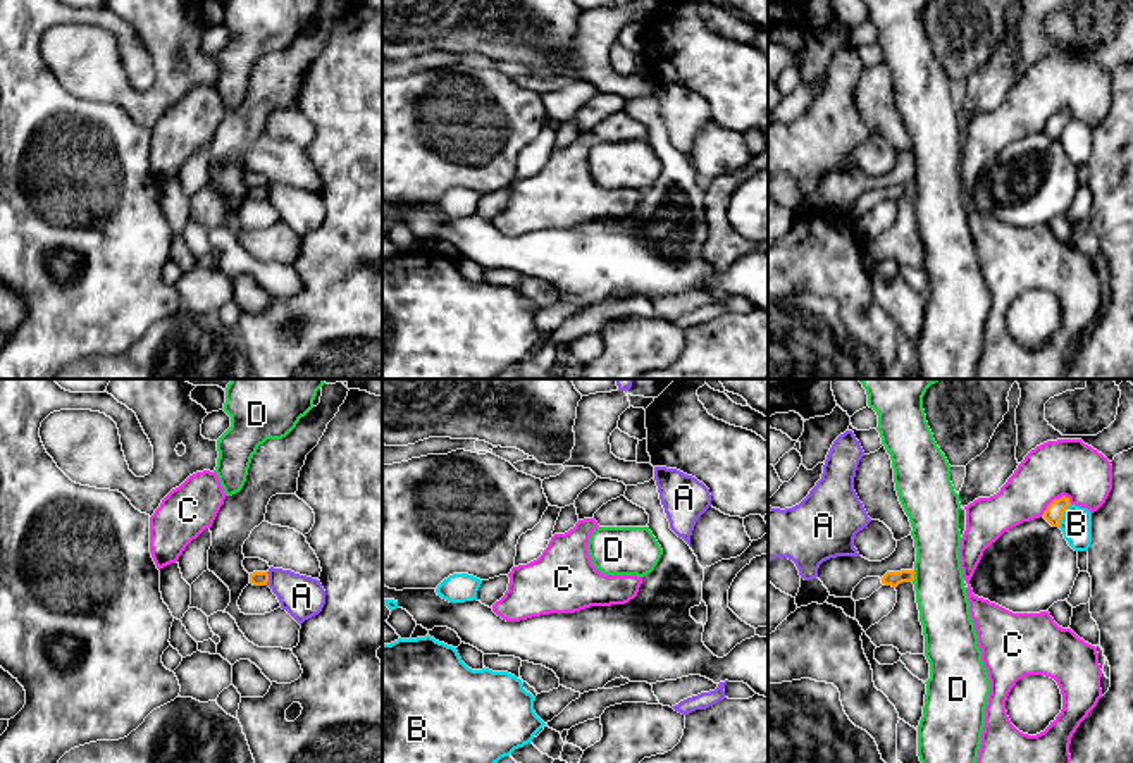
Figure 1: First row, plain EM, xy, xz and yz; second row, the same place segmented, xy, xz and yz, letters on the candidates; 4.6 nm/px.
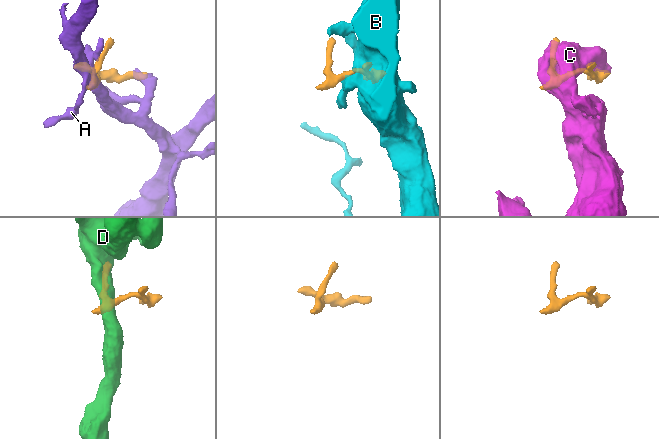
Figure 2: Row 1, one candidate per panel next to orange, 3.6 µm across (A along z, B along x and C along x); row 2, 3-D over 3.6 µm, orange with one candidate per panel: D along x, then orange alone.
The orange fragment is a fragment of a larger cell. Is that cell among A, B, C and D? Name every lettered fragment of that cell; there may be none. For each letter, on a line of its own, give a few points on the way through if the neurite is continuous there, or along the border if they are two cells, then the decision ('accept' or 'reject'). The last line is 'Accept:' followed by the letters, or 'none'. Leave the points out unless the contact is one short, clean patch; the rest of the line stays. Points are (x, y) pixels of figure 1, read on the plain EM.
A: reject
B: reject
C: reject
D: reject
Accept: none

